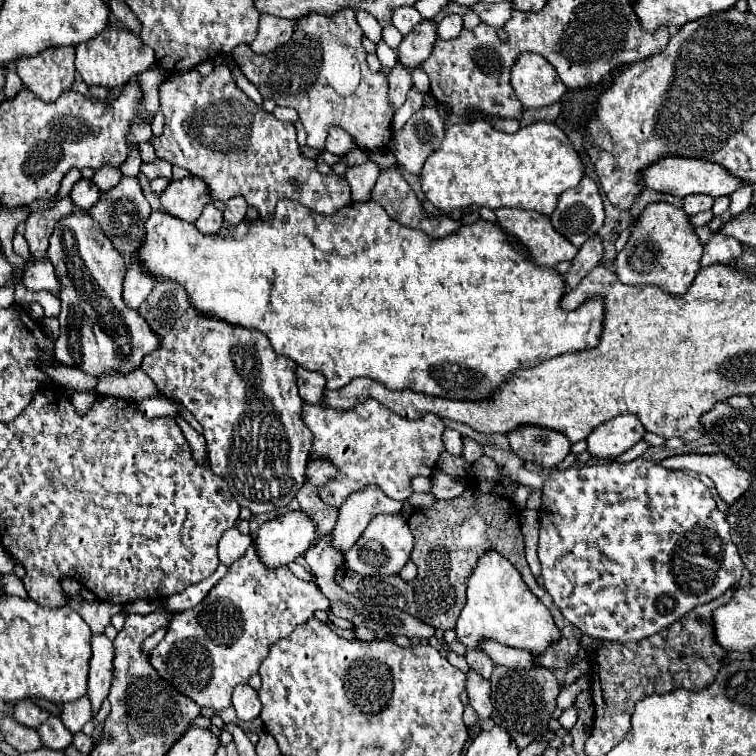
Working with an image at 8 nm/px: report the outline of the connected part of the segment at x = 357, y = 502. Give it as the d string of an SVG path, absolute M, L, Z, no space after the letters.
M366 487L346 499L346 503L338 511L338 523L332 531L332 545L344 555L368 527L370 519L380 513L400 513L402 503L394 501L378 487Z

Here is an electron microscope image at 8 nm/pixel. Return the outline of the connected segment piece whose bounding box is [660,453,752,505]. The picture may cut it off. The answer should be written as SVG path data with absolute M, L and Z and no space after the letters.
M722 453L674 455L668 459L662 459L660 465L666 469L676 469L676 471L692 473L692 475L708 475L714 481L718 495L728 505L734 503L738 497L742 497L752 483L752 475Z

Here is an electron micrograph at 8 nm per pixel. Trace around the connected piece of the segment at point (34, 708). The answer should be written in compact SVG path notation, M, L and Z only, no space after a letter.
M24 699L24 701L18 701L18 703L14 705L12 717L14 717L18 723L22 723L24 727L38 727L38 725L42 725L42 723L50 717L50 713L44 711L44 709L40 709L40 707L38 707L36 703L32 703L30 699Z

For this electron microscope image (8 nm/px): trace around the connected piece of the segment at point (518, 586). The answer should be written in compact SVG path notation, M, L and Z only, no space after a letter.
M496 551L480 557L478 567L468 579L468 601L456 621L456 639L466 649L478 649L478 641L492 639L508 647L520 647L534 653L546 651L548 643L560 639L560 629L554 625L550 611L528 589L518 569Z

